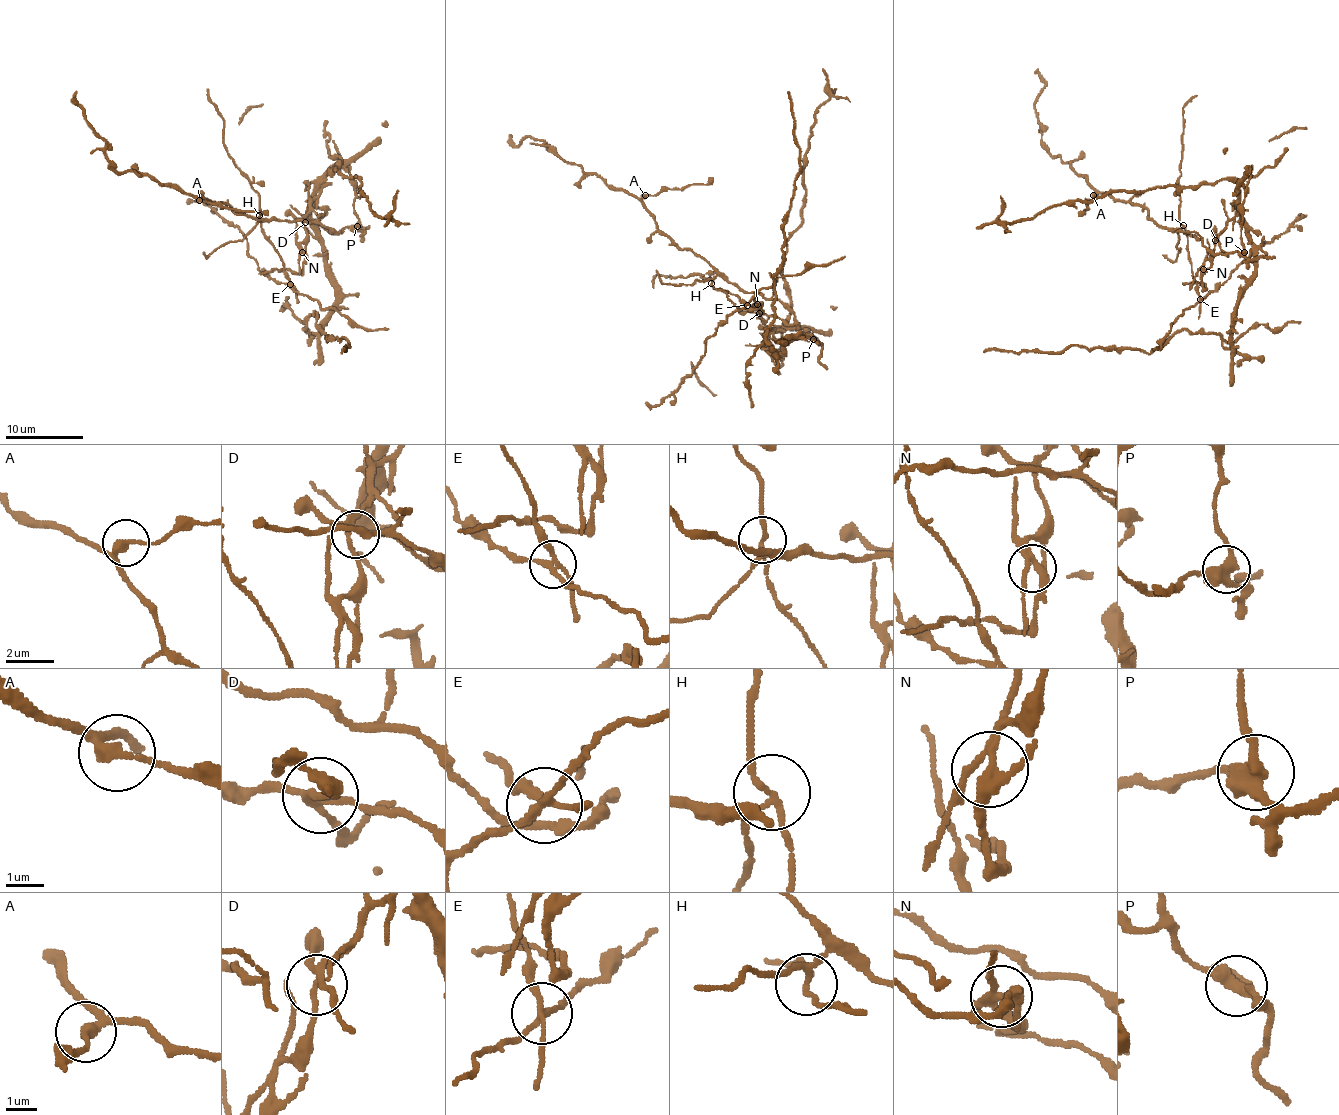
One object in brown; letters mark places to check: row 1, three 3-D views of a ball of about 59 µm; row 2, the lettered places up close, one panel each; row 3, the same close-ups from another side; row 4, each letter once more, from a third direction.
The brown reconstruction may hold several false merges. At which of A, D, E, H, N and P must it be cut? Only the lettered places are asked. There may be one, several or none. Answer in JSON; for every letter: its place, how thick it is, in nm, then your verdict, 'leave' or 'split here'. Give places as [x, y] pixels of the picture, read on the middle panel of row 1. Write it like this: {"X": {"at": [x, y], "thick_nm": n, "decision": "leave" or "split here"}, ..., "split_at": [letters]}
{"A": {"at": [645, 195], "thick_nm": 240, "decision": "leave"}, "D": {"at": [759, 313], "thick_nm": 190, "decision": "leave"}, "E": {"at": [747, 305], "thick_nm": 200, "decision": "split here"}, "H": {"at": [711, 283], "thick_nm": 160, "decision": "split here"}, "N": {"at": [757, 304], "thick_nm": 280, "decision": "leave"}, "P": {"at": [813, 339], "thick_nm": 400, "decision": "split here"}, "split_at": ["E", "H", "P"]}

